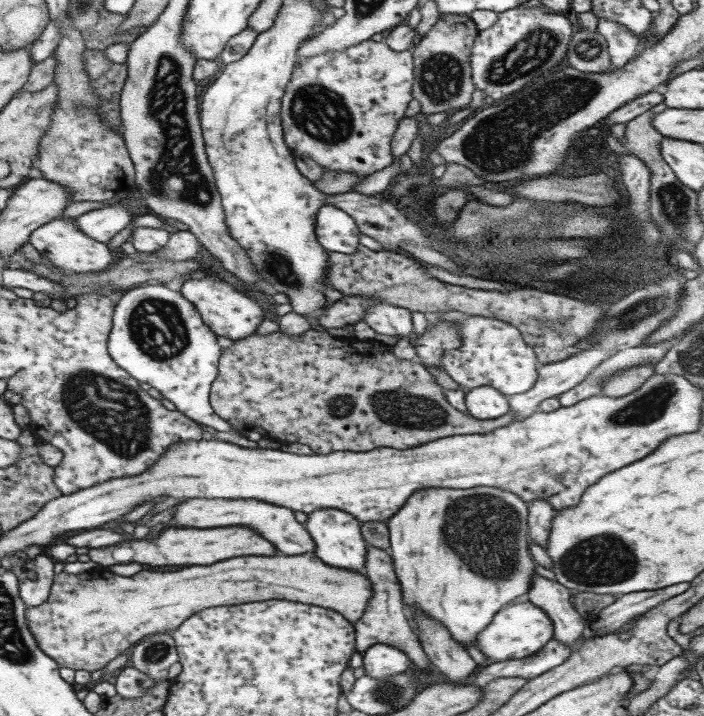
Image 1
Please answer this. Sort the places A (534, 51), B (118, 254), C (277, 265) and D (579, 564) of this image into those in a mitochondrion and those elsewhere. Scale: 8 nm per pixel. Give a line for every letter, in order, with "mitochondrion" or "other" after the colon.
A: mitochondrion
B: other
C: mitochondrion
D: mitochondrion

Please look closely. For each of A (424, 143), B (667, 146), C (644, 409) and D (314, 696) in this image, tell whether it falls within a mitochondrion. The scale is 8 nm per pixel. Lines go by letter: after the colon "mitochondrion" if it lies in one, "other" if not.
A: other
B: other
C: mitochondrion
D: other

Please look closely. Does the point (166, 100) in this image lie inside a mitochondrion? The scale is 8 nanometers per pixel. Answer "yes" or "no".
yes

